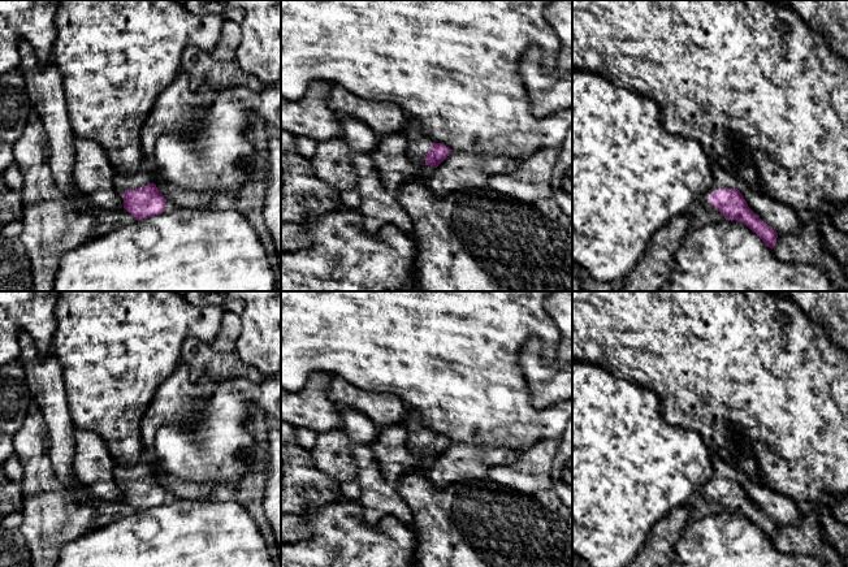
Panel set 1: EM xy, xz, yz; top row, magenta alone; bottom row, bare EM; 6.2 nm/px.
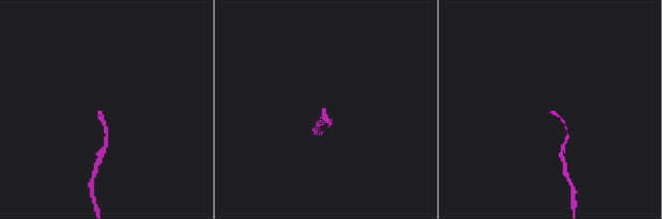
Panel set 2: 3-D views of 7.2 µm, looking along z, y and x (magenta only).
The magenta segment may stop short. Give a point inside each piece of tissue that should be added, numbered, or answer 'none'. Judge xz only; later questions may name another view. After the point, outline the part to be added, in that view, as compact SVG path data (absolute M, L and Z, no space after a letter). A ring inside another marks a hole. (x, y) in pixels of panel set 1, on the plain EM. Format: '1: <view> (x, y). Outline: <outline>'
1: xz (418, 440). Outline: M411 410L402 425L408 433L408 450L419 456L425 456L425 447L432 436L425 433L420 415Z

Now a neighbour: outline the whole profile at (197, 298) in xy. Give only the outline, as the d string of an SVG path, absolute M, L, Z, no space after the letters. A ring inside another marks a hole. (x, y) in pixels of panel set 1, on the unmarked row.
M186 291L182 297L195 307L211 304L222 307L229 299L226 291Z

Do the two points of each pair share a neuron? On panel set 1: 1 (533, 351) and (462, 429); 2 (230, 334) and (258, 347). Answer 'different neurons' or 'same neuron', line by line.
1: different neurons
2: different neurons

